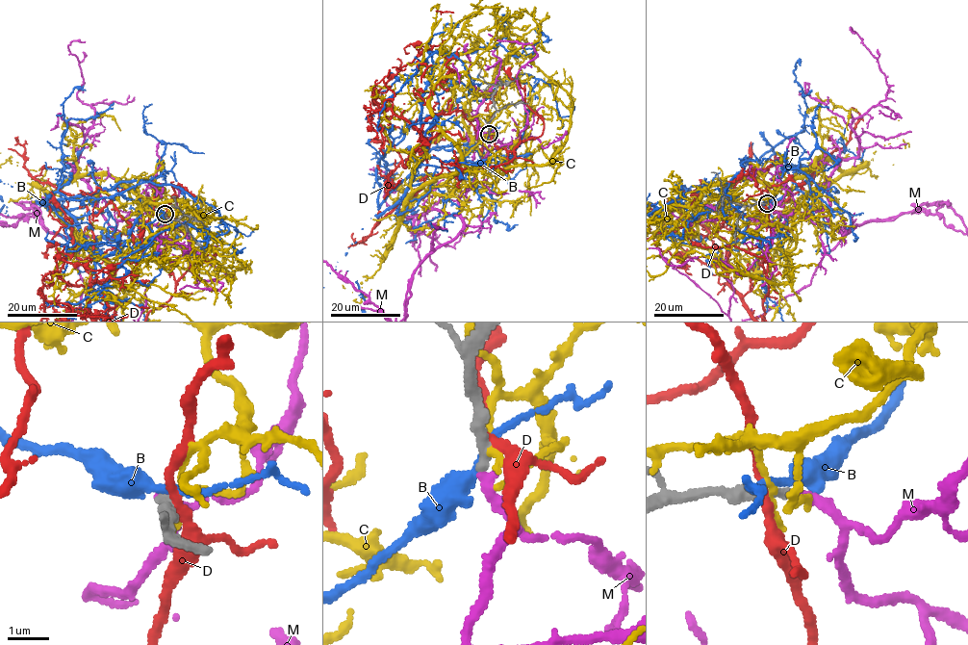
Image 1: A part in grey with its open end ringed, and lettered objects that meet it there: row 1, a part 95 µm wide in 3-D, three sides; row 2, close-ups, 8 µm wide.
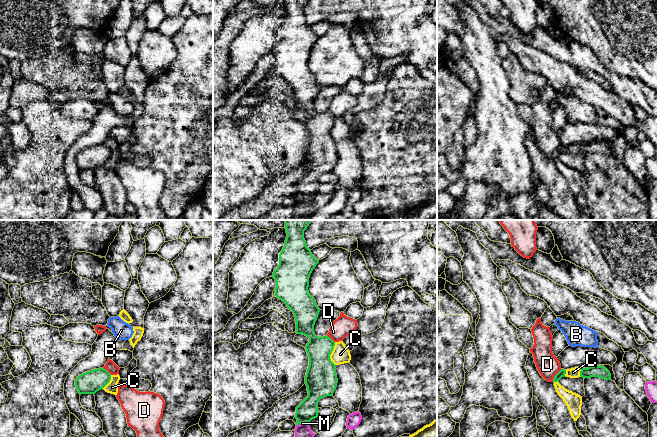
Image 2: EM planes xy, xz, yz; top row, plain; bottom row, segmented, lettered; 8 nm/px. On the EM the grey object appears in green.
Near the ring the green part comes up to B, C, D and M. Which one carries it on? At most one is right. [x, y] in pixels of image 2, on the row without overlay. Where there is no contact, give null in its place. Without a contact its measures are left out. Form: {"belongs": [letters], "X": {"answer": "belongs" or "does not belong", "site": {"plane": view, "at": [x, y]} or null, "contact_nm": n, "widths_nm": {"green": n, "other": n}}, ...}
{"belongs": ["M"], "B": {"answer": "does not belong", "site": null}, "C": {"answer": "does not belong", "site": {"plane": "xz", "at": [330, 130]}, "contact_nm": 190, "widths_nm": {"green": 260, "other": 140}}, "D": {"answer": "does not belong", "site": {"plane": "yz", "at": [555, 151]}, "contact_nm": 130, "widths_nm": {"green": 60, "other": 180}}, "M": {"answer": "belongs", "site": {"plane": "xz", "at": [302, 198]}, "contact_nm": 110, "widths_nm": {"green": 160, "other": 140}}}

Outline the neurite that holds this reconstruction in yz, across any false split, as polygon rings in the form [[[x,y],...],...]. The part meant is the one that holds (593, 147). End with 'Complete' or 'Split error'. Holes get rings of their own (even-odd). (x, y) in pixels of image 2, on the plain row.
[[[594,141],[588,144],[581,144],[580,152],[584,155],[591,153],[599,153],[605,156],[611,156],[610,148],[603,141]]]. Complete

